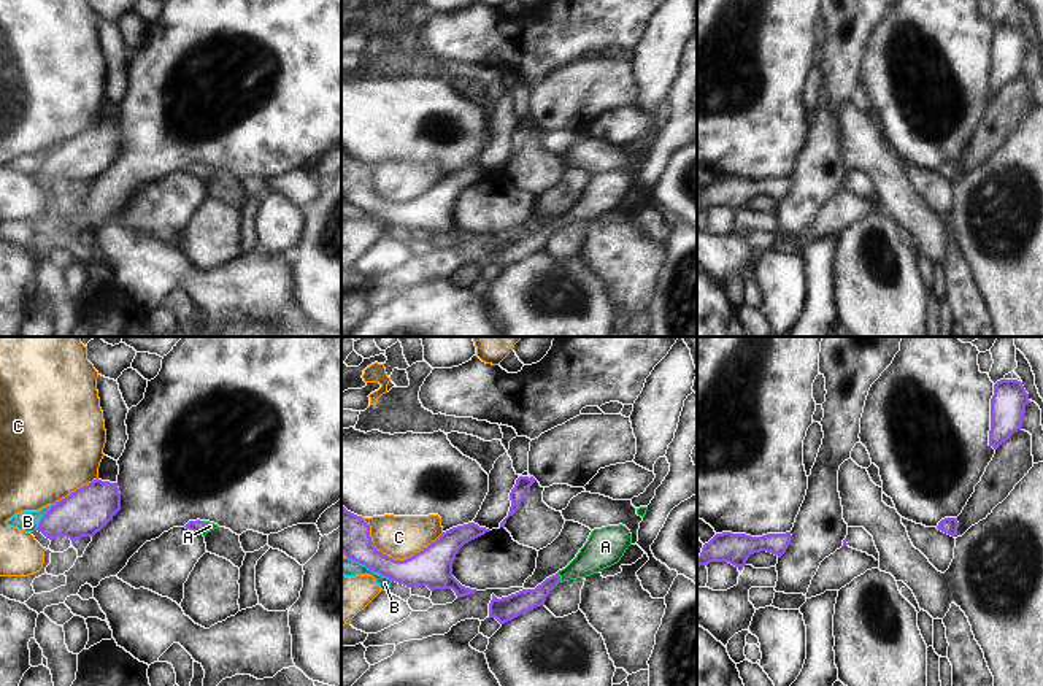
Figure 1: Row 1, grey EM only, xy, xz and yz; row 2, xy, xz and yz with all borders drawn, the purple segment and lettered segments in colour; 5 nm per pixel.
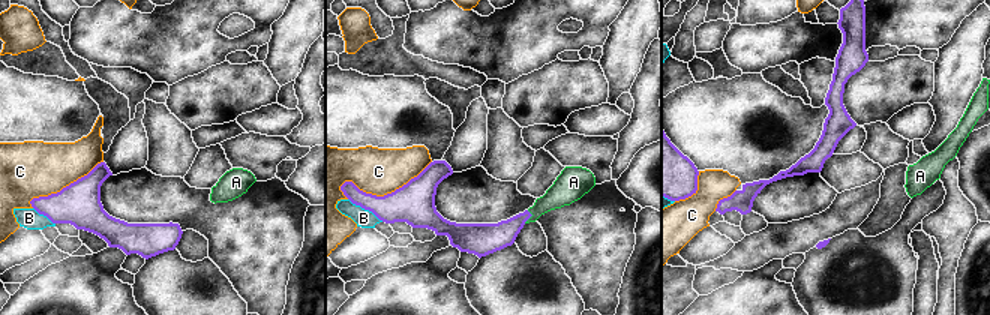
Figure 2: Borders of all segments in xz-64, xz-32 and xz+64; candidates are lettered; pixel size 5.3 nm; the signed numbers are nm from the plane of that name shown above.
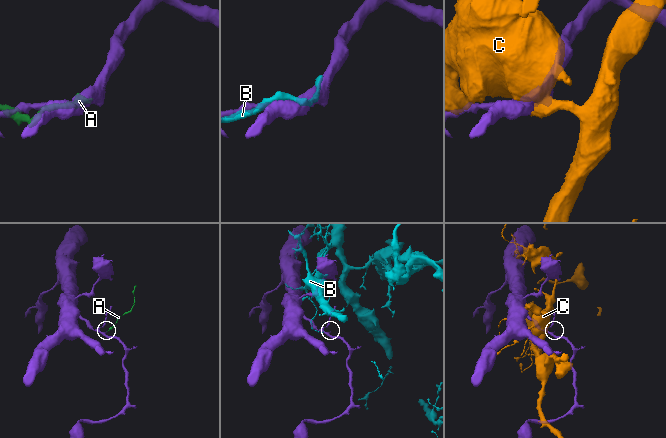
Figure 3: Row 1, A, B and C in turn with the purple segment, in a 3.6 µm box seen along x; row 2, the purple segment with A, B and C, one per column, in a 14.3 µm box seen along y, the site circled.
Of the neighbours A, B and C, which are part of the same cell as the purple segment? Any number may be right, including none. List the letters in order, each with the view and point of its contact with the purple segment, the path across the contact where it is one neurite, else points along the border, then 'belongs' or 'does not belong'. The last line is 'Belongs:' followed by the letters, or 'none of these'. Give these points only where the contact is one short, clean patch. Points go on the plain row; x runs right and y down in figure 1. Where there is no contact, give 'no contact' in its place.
A: contact xz (559, 223); way xz (524, 245), (535, 242), (559, 223), (583, 210), (600, 196); belongs
B: contact xy (42, 162); does not belong
C: contact xz (394, 204); does not belong
Belongs: A

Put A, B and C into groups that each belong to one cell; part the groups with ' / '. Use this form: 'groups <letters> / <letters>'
groups A / B / C

